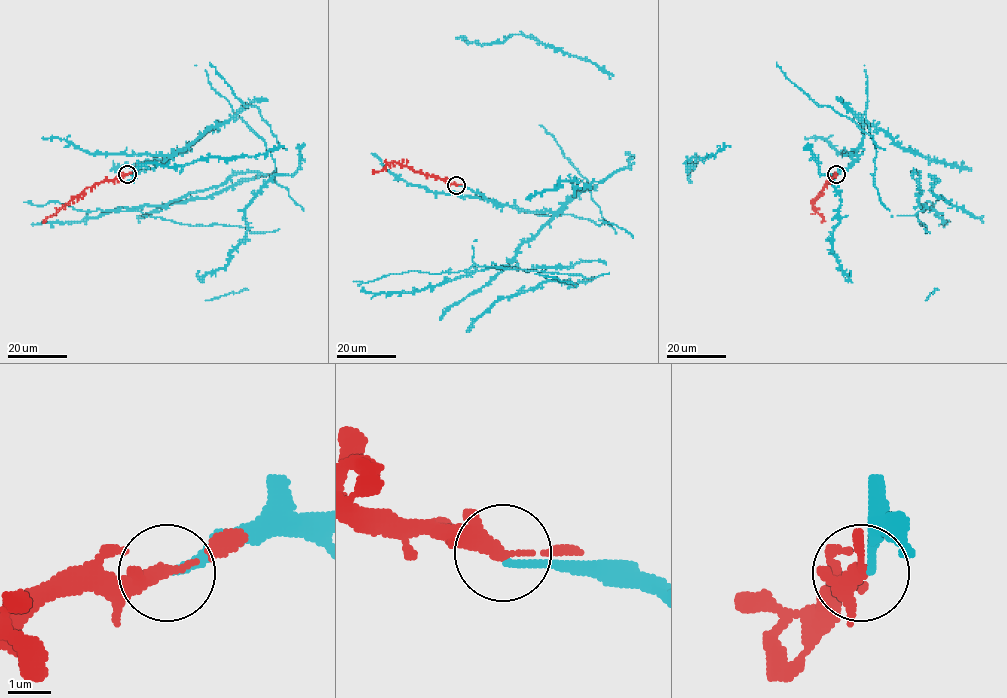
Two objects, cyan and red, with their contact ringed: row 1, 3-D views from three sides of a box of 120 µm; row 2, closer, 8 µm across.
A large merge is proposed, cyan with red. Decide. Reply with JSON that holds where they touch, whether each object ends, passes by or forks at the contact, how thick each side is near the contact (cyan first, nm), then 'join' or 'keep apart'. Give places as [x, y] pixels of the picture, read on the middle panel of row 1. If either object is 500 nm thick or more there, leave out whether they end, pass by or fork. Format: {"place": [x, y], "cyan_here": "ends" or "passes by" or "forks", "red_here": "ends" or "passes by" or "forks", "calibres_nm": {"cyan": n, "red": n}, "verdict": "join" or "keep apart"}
{"place": [456, 185], "cyan_here": "ends", "red_here": "forks", "calibres_nm": {"cyan": 180, "red": 240}, "verdict": "join"}

